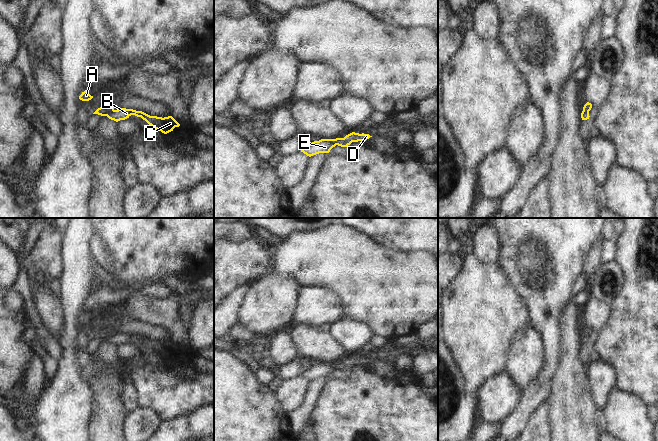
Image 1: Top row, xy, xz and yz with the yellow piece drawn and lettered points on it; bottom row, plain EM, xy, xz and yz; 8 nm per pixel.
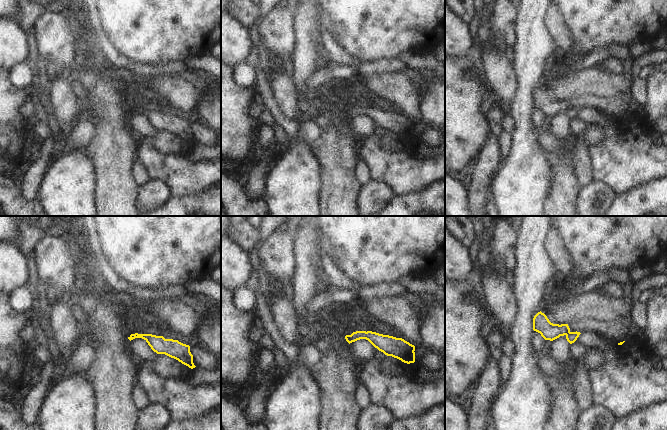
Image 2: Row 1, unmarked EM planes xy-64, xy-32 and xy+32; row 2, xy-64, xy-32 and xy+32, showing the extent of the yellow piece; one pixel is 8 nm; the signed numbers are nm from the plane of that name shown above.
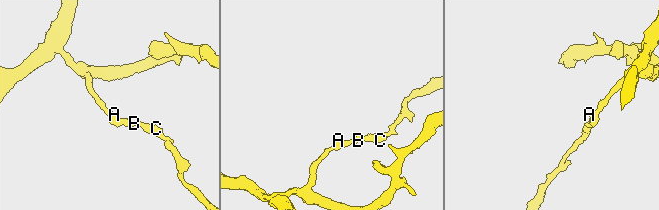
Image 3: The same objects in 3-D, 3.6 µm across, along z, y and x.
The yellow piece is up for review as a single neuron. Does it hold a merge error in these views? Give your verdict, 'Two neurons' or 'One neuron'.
Two neurons

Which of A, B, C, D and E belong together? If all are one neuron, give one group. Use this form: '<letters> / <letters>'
A E / B C D

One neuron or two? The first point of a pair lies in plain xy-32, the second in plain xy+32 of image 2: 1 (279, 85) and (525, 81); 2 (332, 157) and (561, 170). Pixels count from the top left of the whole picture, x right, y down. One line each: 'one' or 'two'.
1: two
2: one

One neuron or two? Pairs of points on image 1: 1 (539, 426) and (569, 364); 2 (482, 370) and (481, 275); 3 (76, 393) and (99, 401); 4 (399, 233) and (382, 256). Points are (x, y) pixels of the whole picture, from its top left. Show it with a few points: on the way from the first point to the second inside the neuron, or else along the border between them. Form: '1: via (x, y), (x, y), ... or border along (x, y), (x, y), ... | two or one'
1: border along (549, 398), (549, 425), (551, 430) | two
2: via (481, 346), (481, 299) | one
3: border along (84, 377), (91, 391), (91, 418), (89, 422) | two
4: border along (367, 235), (378, 245), (410, 252) | two

